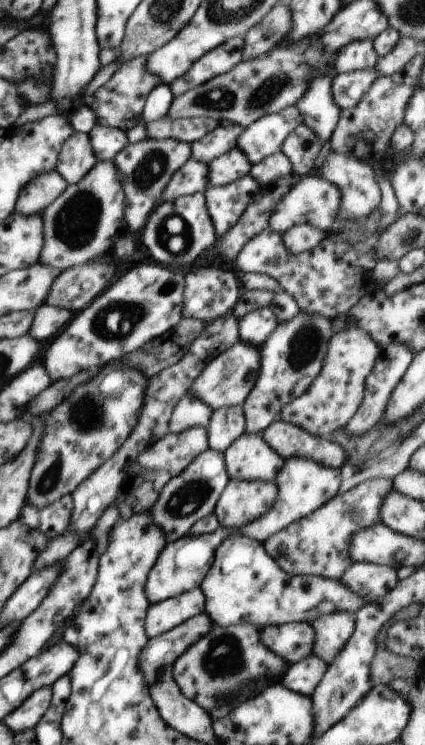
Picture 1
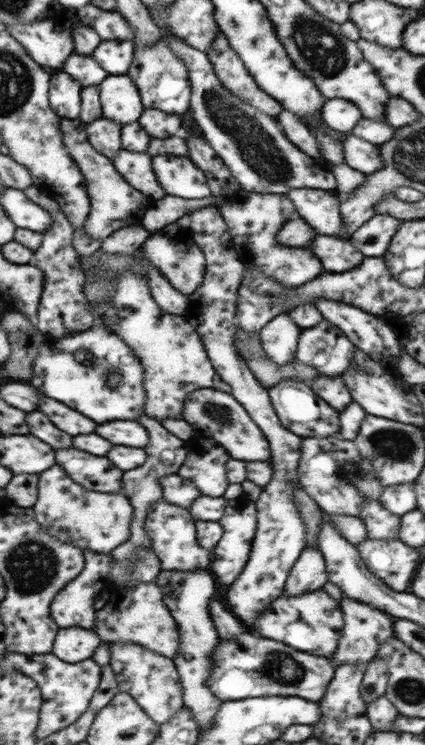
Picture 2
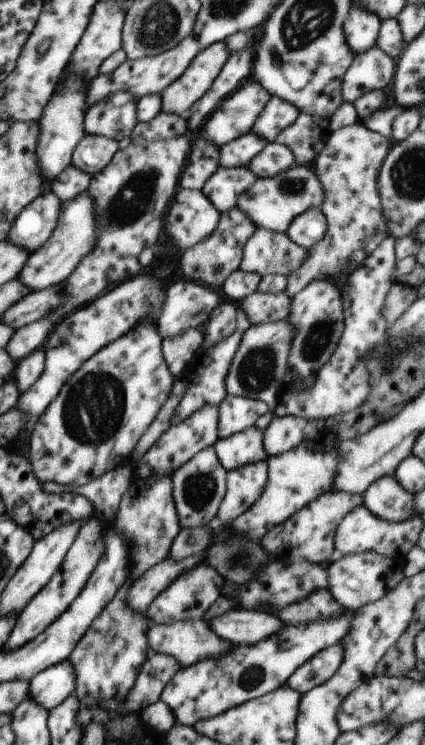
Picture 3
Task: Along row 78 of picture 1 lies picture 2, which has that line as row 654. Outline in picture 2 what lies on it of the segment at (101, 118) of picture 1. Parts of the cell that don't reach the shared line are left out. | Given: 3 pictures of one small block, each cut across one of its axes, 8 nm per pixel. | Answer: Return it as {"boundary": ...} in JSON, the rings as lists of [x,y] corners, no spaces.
{"boundary":[[[131,642],[107,643],[108,651],[109,664],[120,686],[120,692],[130,694],[156,724],[161,725],[170,720],[184,706],[182,683],[172,659]]]}

